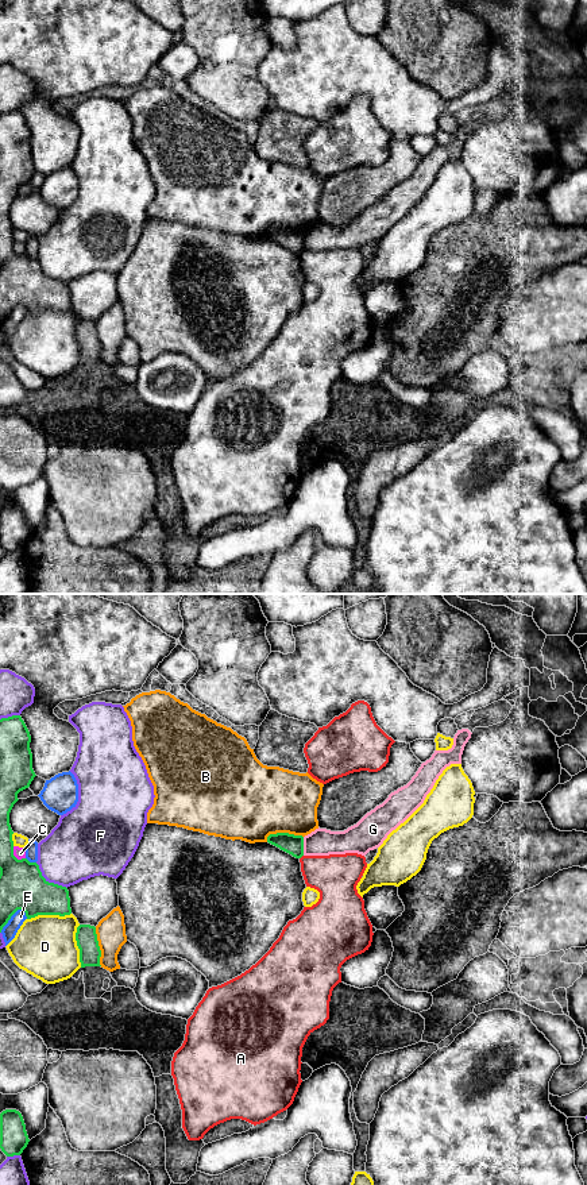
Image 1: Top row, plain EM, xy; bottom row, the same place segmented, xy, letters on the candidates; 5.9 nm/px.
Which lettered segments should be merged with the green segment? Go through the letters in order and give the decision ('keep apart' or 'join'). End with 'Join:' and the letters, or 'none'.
A: keep apart
B: keep apart
C: keep apart
D: keep apart
E: keep apart
F: keep apart
G: keep apart
Join: none

